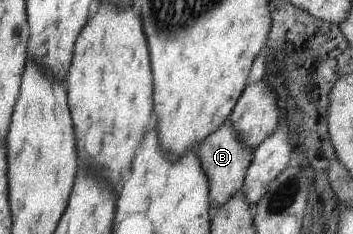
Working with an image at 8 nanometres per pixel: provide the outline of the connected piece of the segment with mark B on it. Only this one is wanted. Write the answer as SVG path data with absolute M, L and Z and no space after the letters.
M226 121L214 133L199 142L193 151L200 160L201 170L208 180L208 196L212 211L223 206L241 189L249 161L251 160L252 150L248 150L238 141L238 138L231 131L231 125Z

